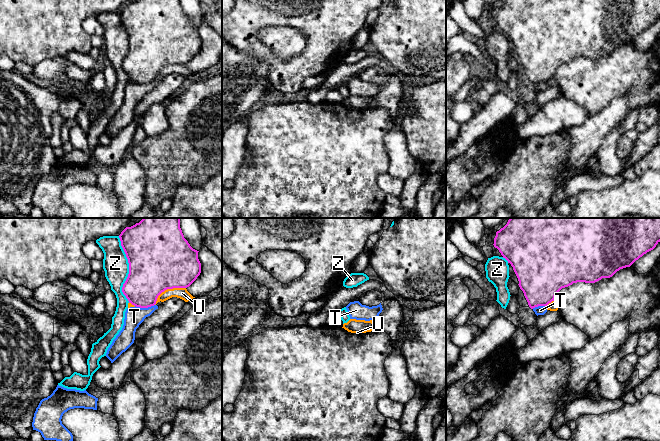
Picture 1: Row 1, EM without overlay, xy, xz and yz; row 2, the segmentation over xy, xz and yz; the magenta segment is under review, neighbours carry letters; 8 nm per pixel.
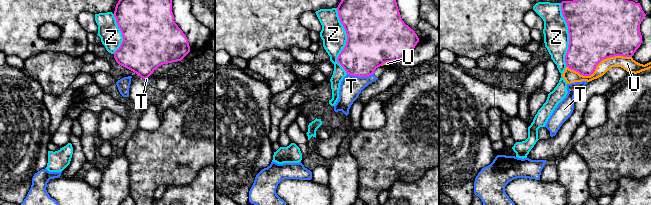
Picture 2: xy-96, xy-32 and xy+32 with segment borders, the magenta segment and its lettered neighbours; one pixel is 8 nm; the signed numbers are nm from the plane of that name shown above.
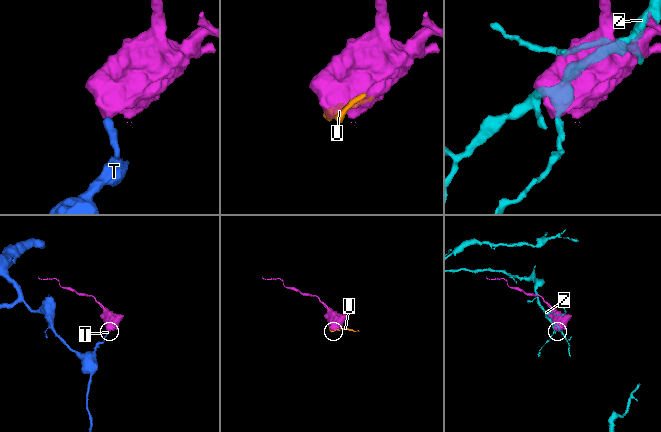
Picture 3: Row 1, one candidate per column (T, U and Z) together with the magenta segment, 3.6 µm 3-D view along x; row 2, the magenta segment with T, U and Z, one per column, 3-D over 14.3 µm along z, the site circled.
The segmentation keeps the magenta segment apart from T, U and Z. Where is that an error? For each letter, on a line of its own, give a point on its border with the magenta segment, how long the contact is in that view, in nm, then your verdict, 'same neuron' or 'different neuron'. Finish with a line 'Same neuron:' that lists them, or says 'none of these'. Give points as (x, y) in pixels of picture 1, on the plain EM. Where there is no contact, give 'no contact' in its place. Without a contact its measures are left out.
T: contact xy (144, 83); length 160 nm; different neuron
U: contact xy (167, 64); length 300 nm; different neuron
Z: contact xy (129, 45); length 550 nm; different neuron
Same neuron: none of these

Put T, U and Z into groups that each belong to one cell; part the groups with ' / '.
T / U / Z

